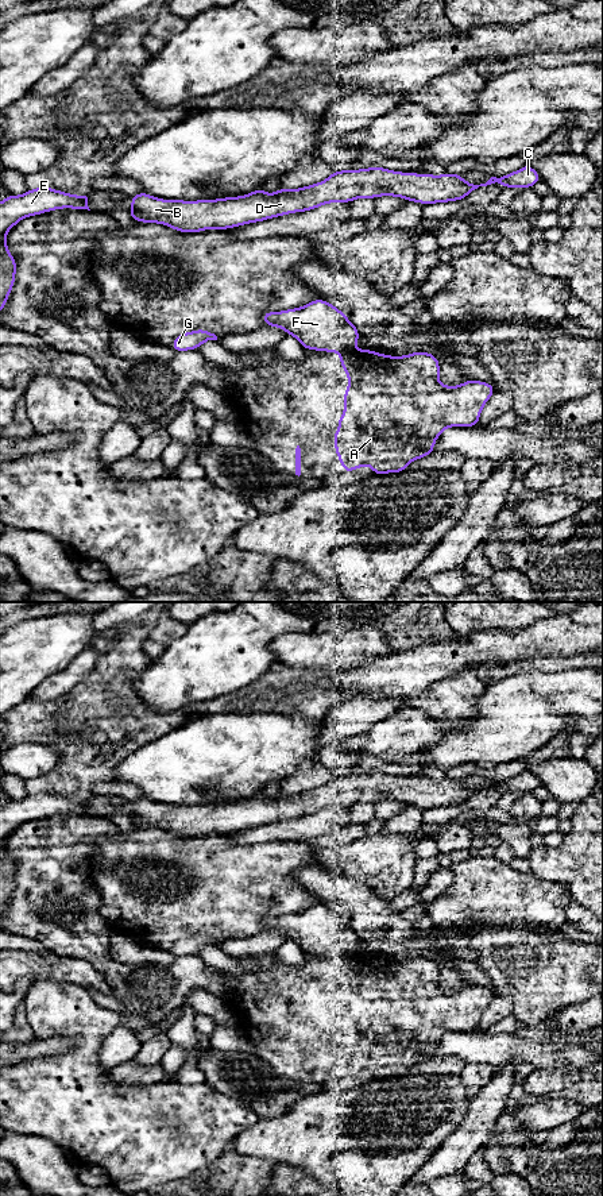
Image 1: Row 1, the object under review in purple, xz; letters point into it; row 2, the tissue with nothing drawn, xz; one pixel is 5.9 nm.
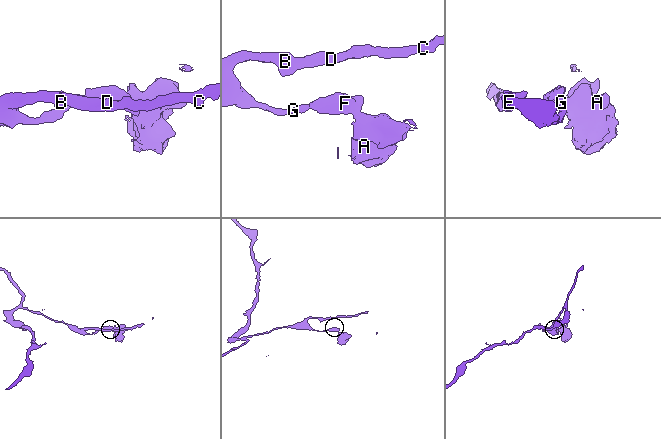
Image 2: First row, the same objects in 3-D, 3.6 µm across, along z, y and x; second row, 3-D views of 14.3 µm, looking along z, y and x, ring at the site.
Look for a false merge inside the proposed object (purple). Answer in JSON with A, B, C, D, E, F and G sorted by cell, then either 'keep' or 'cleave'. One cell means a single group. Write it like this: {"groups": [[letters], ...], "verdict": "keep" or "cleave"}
{"groups": [["A"], ["B", "C", "D", "E", "F", "G"]], "verdict": "cleave"}

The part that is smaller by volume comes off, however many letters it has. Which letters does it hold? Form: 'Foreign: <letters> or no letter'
Foreign: A

